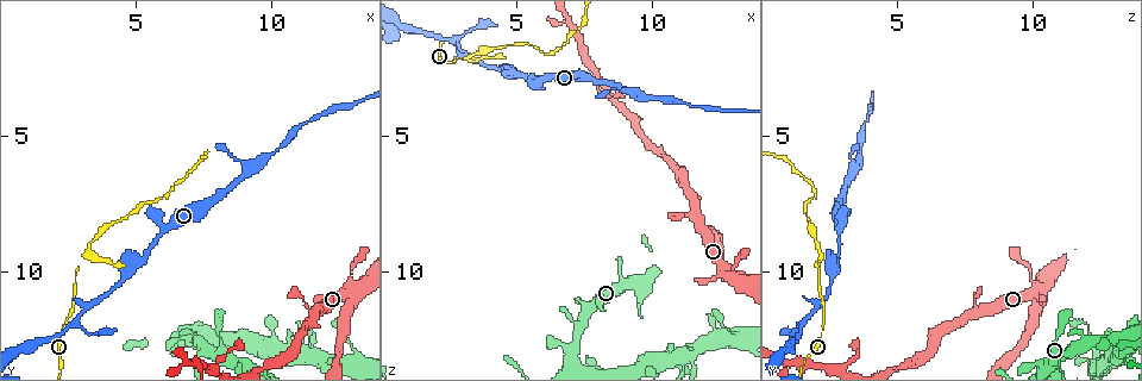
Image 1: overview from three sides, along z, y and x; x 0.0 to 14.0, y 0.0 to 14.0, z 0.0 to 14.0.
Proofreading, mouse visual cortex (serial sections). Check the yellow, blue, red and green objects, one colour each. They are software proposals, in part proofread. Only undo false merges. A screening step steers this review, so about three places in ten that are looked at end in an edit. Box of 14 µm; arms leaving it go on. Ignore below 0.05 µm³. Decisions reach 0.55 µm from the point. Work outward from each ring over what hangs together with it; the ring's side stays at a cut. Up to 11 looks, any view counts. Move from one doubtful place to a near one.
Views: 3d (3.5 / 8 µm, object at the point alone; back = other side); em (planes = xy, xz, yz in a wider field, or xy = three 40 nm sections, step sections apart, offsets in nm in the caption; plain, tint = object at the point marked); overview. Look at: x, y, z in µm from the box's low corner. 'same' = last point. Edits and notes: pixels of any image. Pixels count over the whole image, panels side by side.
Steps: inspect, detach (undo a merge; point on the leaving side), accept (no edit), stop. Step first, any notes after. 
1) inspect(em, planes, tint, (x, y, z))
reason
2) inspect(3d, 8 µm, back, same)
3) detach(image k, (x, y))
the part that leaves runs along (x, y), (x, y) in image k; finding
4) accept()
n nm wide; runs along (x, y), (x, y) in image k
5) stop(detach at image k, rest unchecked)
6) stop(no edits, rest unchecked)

inspect(3d, 8 µm, (3.2, 9.5, 2.2))
a narrow waist

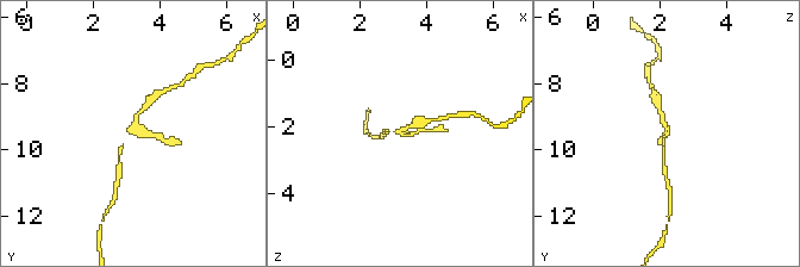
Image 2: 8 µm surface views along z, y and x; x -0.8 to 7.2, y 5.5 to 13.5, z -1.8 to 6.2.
inspect(em, xy, step 1, tint, (3.1, 9.4, 2.2))
need the tissue

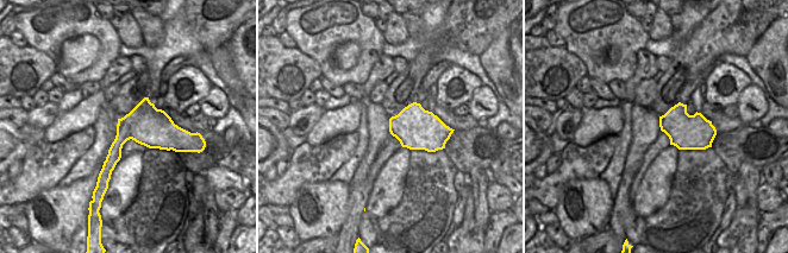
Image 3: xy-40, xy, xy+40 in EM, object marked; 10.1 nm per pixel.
detach(image 2, (158, 136))
border along (163, 111), (130, 138) in image 3; two cells meet here

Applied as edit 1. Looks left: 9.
inspect(3d, 8 µm, (7.3, 13.0, 11.1))
sharp bend

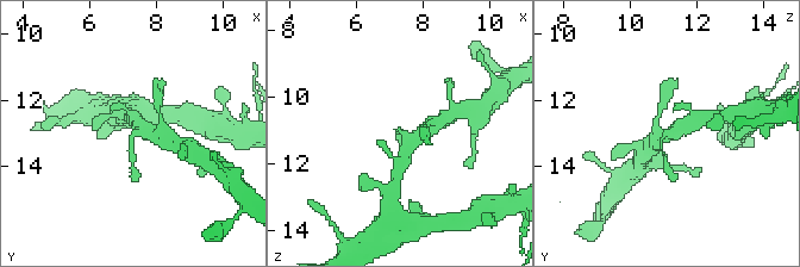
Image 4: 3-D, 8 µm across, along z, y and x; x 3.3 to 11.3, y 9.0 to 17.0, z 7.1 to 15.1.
inspect(3d, 3.5 µm, (7.3, 13.0, 11.1))

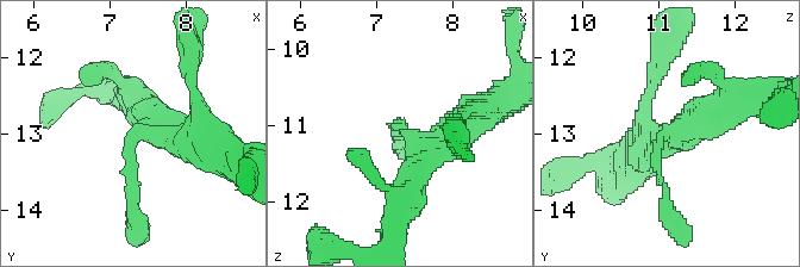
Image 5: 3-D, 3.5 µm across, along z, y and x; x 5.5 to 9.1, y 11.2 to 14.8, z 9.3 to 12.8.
inspect(em, xy, step 1, tint, (7.35, 13.00, 11.05))
need the tissue

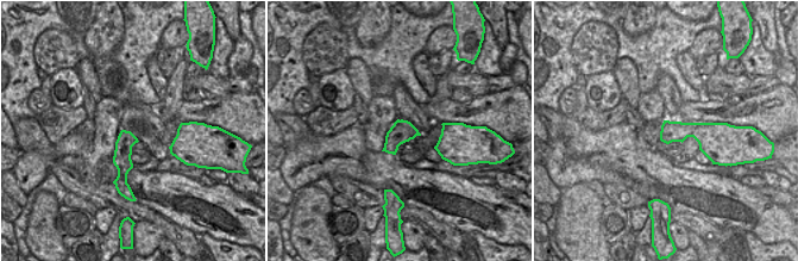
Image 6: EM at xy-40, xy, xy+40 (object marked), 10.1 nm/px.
accept()
arms of 150, 400, 400 nm; runs along (189, 143), (138, 131), (135, 205) in image 5; continuous, no second cell

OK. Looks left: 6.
inspect(3d, 3.5 µm, (7.0, 12.5, 13.4))
thick turns thin

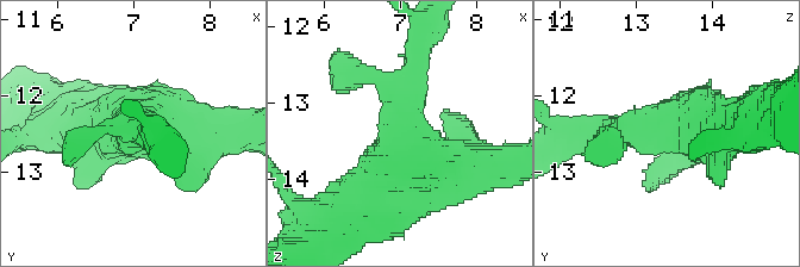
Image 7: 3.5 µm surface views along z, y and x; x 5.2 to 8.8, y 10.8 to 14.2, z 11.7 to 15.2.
accept()
runs along (417, 59), (406, 147), (464, 168) in image 7; continuous, no second cell

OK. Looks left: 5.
inspect(3d, 3.5 µm, (11.4, 12.9, 13.2))
four or more arms meet

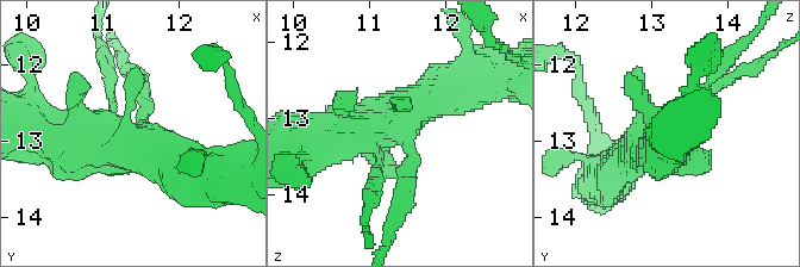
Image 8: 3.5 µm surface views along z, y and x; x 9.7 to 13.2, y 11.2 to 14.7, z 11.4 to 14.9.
inspect(em, xy, step 3, plain, (11.40, 12.90, 13.15))
shape alone is not enough

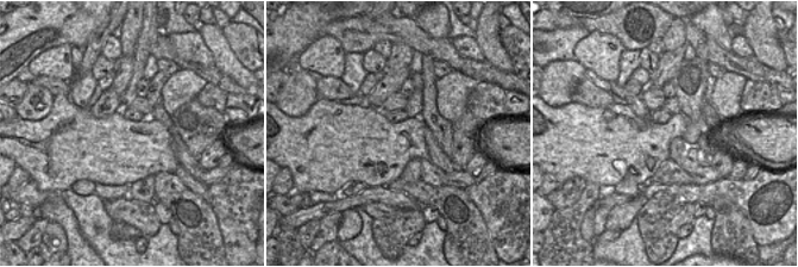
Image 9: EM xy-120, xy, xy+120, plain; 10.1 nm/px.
inspect(em, xy, step 3, tint, same)
where the object lies

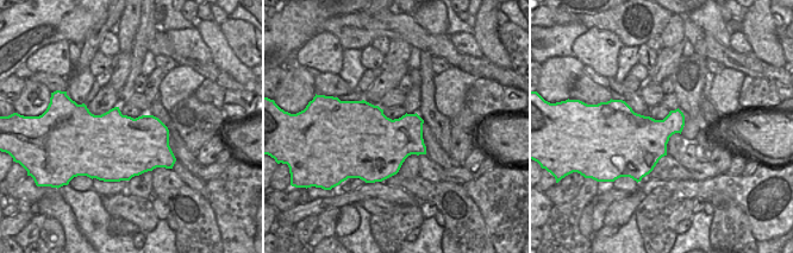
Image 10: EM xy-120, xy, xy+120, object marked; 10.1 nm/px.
detach(image 8, (406, 186))
the part that leaves runs along (411, 159), (411, 178), (395, 192) in image 8; a second cell is stuck on

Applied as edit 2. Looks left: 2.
stop(detach at image 2, detach at image 8, rest unchecked)

